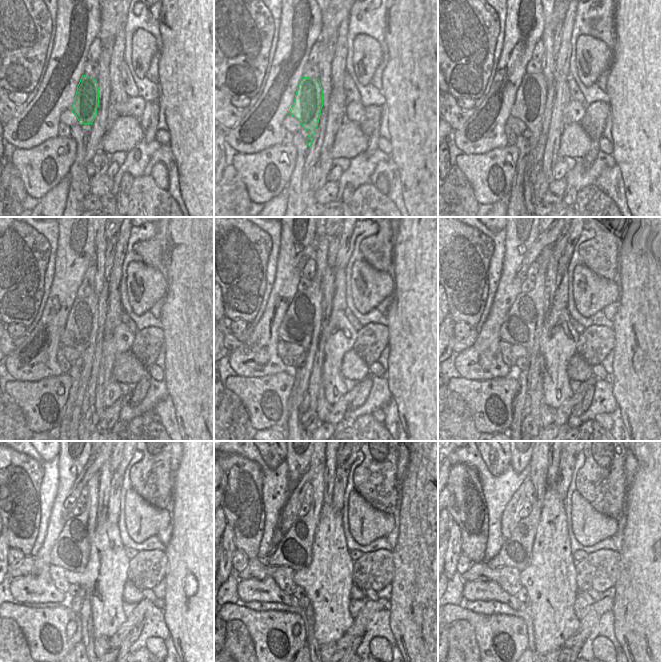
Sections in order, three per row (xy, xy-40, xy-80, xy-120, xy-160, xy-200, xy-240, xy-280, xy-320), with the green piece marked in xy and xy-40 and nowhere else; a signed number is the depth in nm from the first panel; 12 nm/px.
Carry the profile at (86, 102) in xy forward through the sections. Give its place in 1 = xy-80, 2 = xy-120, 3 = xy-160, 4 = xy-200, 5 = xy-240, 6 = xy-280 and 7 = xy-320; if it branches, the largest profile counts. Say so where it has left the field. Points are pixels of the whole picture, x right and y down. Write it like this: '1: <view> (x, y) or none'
1: xy-80 (531, 96)
2: xy-120 (80, 332)
3: xy-160 (301, 325)
4: xy-200 (522, 326)
5: xy-240 (71, 551)
6: xy-280 (294, 550)
7: xy-320 (516, 552)

